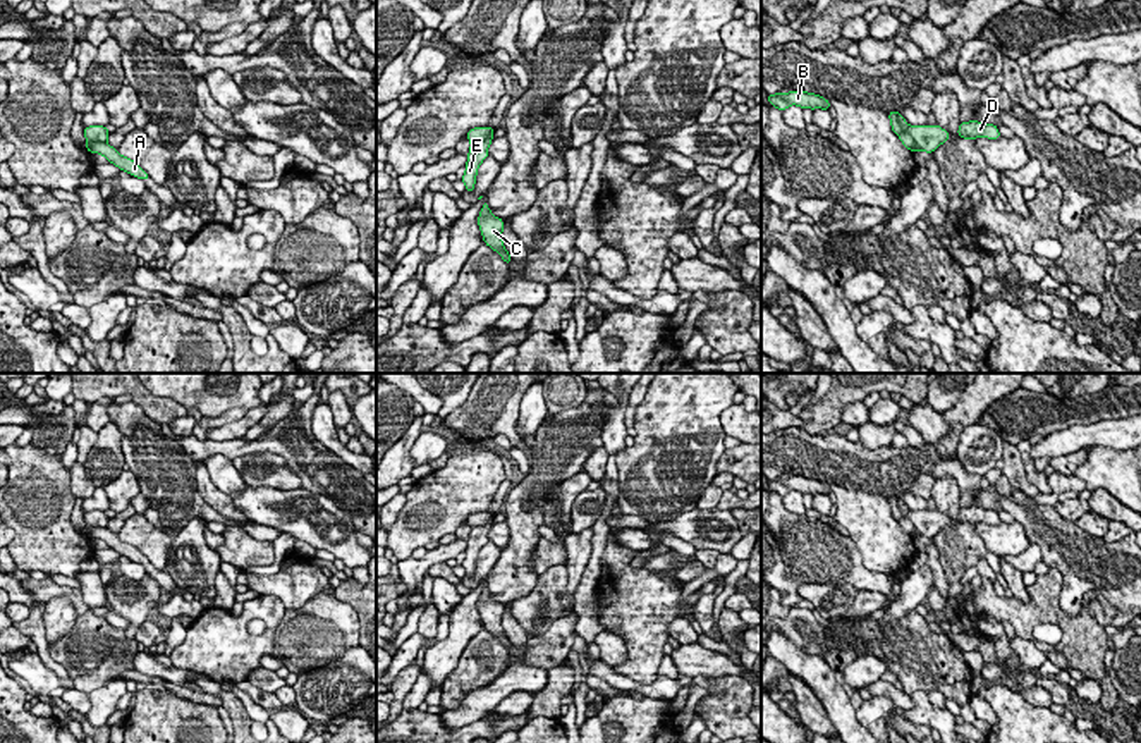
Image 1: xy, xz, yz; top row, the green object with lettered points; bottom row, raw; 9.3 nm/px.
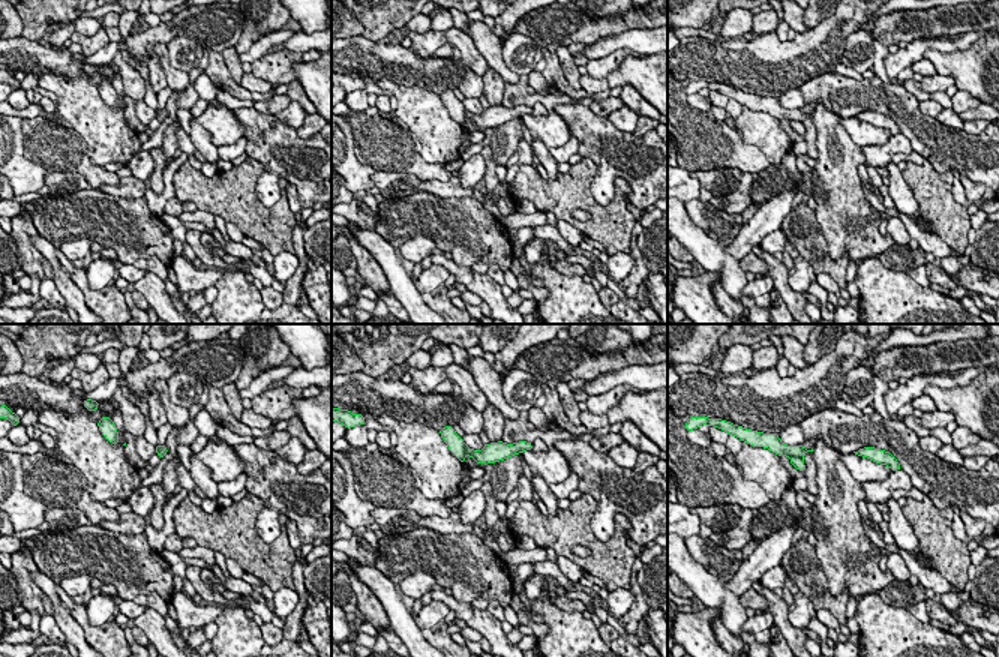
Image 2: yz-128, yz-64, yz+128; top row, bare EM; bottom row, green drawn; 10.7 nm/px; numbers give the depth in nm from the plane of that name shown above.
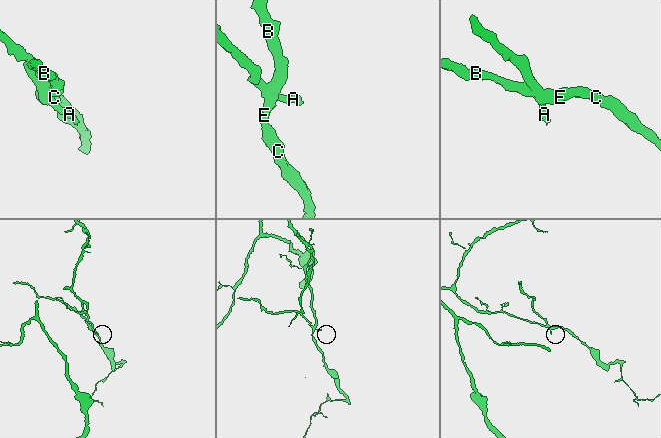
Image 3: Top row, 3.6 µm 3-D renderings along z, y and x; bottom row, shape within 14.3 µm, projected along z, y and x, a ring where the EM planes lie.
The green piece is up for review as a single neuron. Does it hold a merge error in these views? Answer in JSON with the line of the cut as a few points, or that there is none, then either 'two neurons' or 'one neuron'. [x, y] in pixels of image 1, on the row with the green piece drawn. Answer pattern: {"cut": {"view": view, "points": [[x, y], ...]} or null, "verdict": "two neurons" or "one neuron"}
{"cut": {"view": "yz", "points": [[894, 112], [899, 126], [920, 148]]}, "verdict": "two neurons"}

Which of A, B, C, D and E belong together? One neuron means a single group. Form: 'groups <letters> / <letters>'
groups A / B C D E

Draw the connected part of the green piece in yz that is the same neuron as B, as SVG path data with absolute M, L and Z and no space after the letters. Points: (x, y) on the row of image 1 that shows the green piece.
M789 91L785 95L775 93L775 95L766 95L766 98L780 112L784 112L790 105L811 110L815 108L828 110L832 107L830 101L825 100L823 96L806 91Z

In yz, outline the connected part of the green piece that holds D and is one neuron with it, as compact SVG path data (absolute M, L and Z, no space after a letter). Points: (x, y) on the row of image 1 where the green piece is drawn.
M978 120L971 122L961 122L957 136L964 139L976 139L976 138L988 138L988 139L998 139L1002 138L998 132L998 127L993 124L983 124Z

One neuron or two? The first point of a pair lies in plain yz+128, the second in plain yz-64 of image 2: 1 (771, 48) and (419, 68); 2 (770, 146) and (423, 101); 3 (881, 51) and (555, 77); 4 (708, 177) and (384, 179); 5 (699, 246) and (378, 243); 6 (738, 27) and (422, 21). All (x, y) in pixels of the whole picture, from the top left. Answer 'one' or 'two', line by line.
1: one
2: one
3: one
4: one
5: one
6: one

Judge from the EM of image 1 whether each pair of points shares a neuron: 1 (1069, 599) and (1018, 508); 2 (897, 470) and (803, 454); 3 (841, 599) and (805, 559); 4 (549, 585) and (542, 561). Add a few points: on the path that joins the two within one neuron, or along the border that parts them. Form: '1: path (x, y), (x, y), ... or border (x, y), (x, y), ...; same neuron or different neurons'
1: path (1071, 577), (1059, 547), (1040, 528); same neuron
2: path (873, 470), (856, 468), (827, 458); same neuron
3: border (803, 582), (848, 582), (856, 590); different neurons
4: border (564, 564), (554, 564), (538, 575); different neurons

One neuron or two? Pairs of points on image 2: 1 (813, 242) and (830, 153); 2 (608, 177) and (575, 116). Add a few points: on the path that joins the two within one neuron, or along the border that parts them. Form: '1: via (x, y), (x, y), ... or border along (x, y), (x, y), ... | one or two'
1: border along (813, 210), (830, 254) | two
2: via (605, 162), (596, 152), (596, 137), (590, 131) | one

